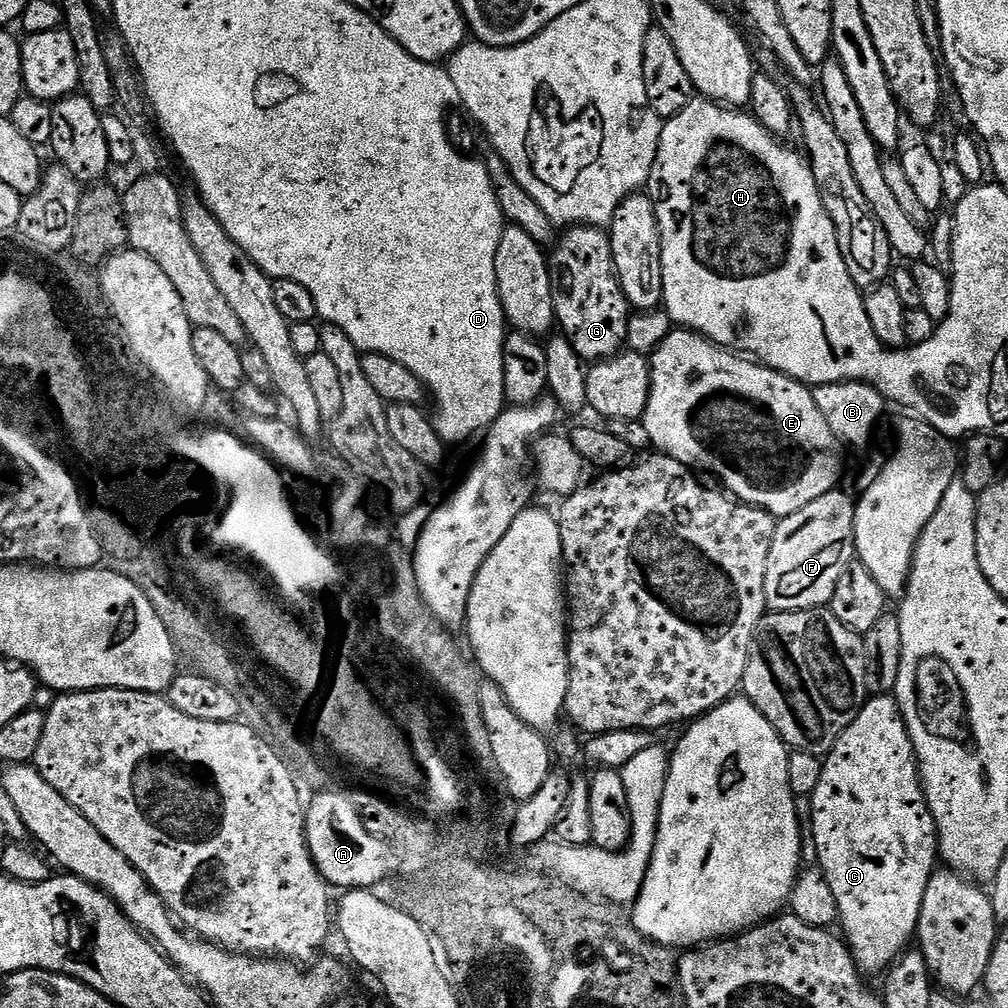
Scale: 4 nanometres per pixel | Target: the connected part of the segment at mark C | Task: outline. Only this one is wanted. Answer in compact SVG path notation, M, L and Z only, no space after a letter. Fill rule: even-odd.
M889 694L887 696L872 696L864 703L864 709L858 714L858 718L854 718L854 722L849 726L844 733L838 738L838 742L832 747L832 751L828 753L824 760L824 769L822 770L822 782L818 782L818 790L814 790L814 794L810 797L810 804L812 804L812 844L816 847L816 856L818 861L818 867L823 872L826 882L830 882L830 890L834 890L834 899L838 901L838 914L840 919L838 921L839 927L844 927L842 931L843 939L846 941L849 948L852 950L852 957L856 959L856 967L860 969L861 973L869 974L868 972L880 972L891 968L892 964L900 957L903 952L909 947L908 943L913 943L916 935L916 927L918 926L918 918L920 917L920 911L922 910L922 898L926 894L926 886L930 882L932 873L937 871L938 868L938 837L936 834L936 823L934 818L930 814L928 809L928 802L924 797L924 786L920 783L920 765L916 763L916 751L912 745L912 738L908 733L908 726L904 721L904 716L900 712L900 706L896 702L895 695Z

